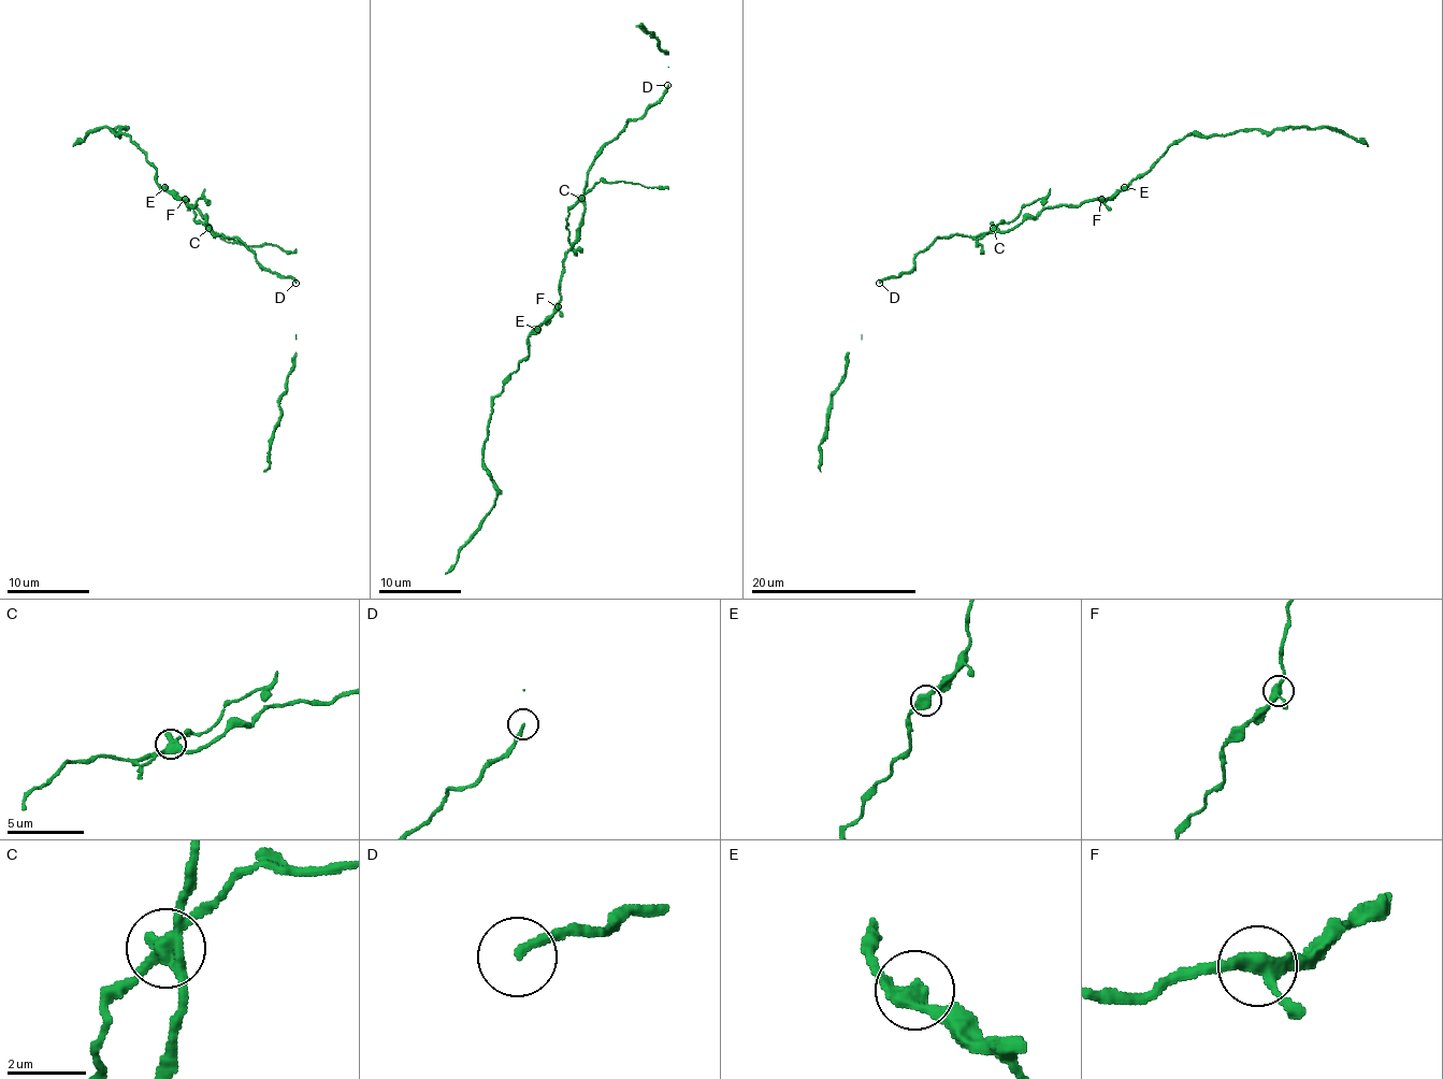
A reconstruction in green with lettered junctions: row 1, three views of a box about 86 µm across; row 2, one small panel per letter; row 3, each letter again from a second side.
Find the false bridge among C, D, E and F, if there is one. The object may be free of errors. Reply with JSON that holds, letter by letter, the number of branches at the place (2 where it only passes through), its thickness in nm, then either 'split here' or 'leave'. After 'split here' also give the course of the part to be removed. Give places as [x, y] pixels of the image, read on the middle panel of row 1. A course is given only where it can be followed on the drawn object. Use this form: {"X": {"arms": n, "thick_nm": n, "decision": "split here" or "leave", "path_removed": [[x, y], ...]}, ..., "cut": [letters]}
{"C": {"arms": 3, "thick_nm": 360, "decision": "split here", "path_removed": [[580, 199], [601, 183], [624, 181], [667, 188]]}, "D": {"arms": 1, "thick_nm": 240, "decision": "leave"}, "E": {"arms": 2, "thick_nm": 440, "decision": "leave"}, "F": {"arms": 3, "thick_nm": 360, "decision": "leave"}, "cut": ["C"]}

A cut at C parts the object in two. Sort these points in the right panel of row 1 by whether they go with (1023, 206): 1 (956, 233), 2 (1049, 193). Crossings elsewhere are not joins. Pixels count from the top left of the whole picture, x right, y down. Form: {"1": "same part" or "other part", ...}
{"1": "other part", "2": "same part"}

